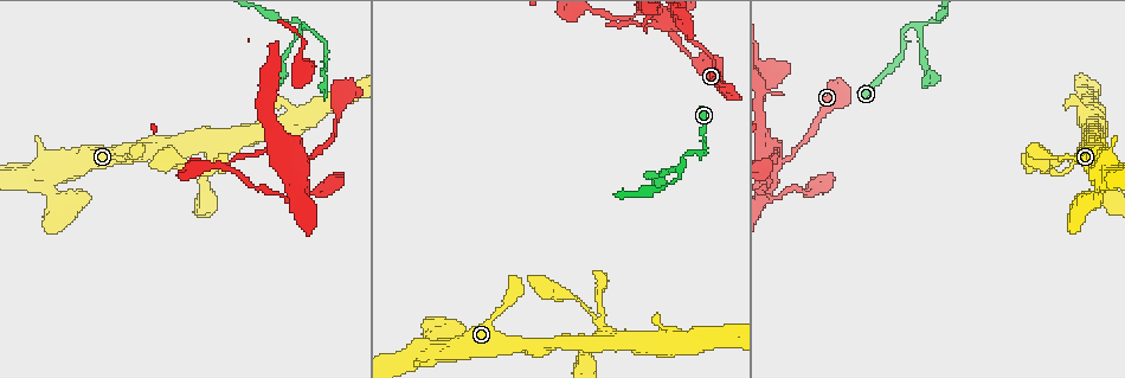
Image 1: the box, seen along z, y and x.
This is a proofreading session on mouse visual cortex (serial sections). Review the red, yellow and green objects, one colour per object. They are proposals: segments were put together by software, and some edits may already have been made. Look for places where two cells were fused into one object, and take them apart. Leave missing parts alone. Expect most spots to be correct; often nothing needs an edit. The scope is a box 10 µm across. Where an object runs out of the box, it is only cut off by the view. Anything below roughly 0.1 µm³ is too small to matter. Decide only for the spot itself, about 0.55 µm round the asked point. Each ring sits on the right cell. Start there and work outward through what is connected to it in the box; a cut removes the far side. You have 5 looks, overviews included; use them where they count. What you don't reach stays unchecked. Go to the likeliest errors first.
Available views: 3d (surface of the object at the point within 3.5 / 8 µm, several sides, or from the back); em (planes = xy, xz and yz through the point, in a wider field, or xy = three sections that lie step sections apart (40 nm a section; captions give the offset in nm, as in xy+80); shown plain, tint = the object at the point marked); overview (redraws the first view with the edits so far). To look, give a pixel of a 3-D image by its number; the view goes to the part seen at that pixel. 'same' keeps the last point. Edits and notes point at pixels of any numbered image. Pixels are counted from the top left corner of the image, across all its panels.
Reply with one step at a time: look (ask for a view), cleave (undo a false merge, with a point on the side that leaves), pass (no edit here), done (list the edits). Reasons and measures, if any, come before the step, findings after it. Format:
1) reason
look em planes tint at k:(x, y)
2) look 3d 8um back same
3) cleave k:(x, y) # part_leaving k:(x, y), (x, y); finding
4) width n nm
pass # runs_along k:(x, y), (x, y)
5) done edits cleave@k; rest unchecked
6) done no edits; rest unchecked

four-way junction
look 3d 3.5um at 1:(783, 193)

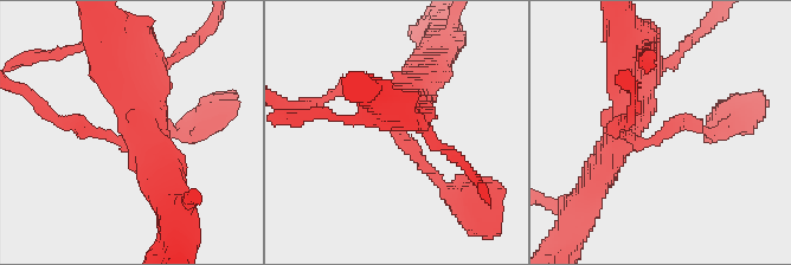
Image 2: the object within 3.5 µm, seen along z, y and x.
arms 4; arm_widths 150, 150, 450, 450 nm
look em xy step 2 tint at 2:(392, 134)

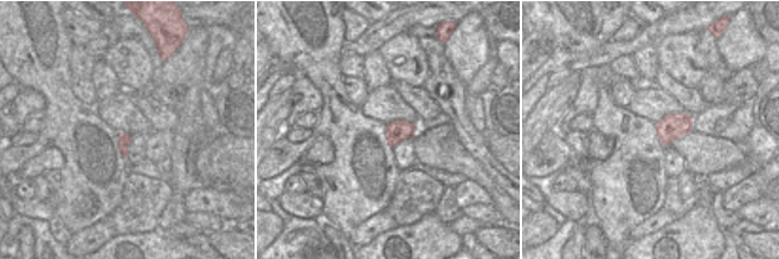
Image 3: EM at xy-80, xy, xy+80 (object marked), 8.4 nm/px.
width 180 nm
pass # runs_along 2:(412, 104), (391, 129), (442, 183); continuous, no second cell

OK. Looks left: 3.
abrupt turn
look 3d 8um at 1:(909, 24)

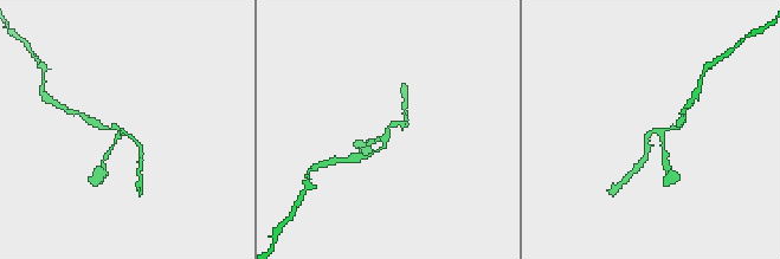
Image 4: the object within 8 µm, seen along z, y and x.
need the tissue
look em planes tint same

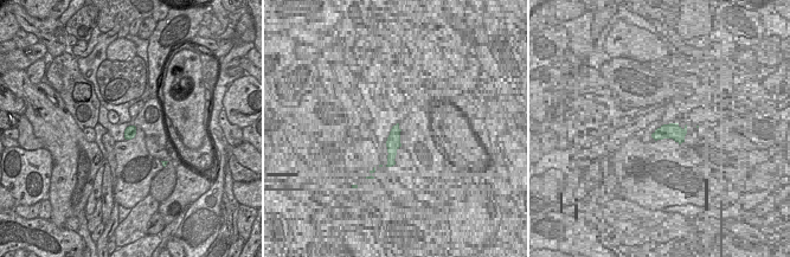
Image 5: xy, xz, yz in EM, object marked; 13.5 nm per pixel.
pass # runs_along 4:(406, 122), (391, 124), (385, 138), (373, 141); continuous, no second cell

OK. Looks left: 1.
done no edits; rest unchecked

